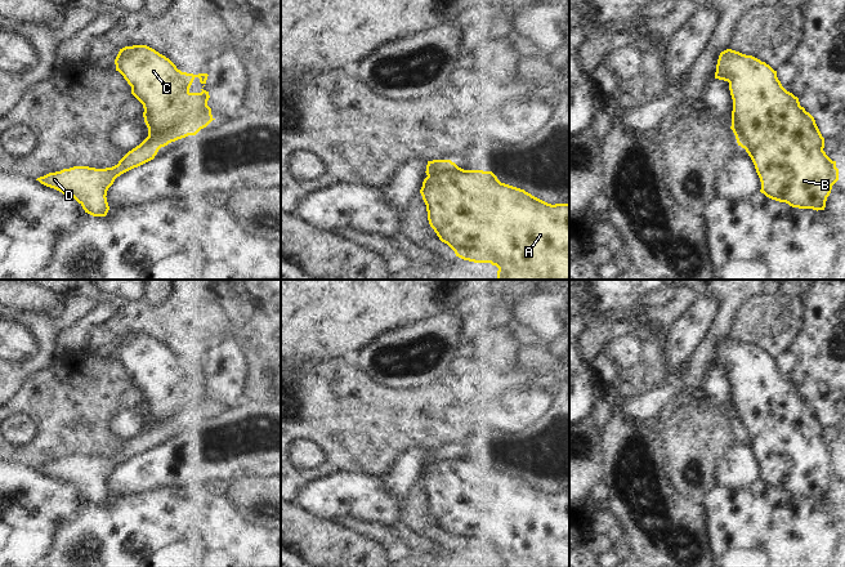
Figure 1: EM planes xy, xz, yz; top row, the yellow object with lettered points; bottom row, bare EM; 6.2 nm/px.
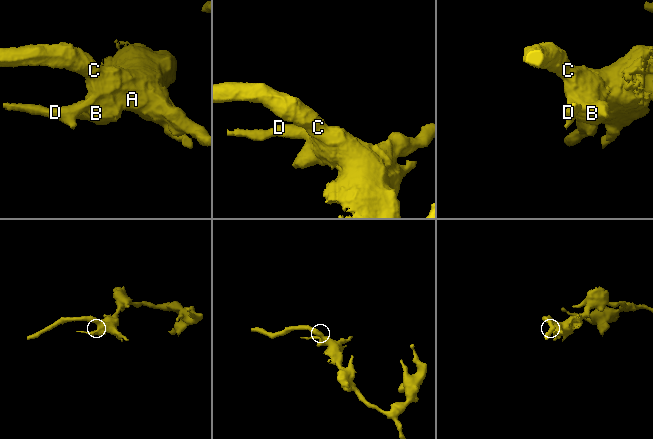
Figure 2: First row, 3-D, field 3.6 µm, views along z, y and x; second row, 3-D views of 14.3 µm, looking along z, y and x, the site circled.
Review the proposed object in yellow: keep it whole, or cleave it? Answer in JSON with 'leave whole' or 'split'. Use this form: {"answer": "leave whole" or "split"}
{"answer": "split"}

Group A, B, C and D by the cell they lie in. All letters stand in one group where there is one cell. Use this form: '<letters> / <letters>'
A B C / D

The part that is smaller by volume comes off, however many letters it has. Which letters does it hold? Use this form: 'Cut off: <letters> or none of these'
Cut off: D.

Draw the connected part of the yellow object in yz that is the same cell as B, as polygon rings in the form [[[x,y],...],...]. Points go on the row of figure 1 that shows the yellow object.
[[[726,49],[720,53],[715,79],[729,82],[733,99],[732,126],[738,146],[746,149],[751,157],[761,182],[760,192],[766,197],[786,202],[792,207],[824,210],[832,186],[839,180],[836,161],[832,161],[824,148],[822,137],[814,117],[800,106],[799,98],[787,91],[769,64],[739,52]]]

